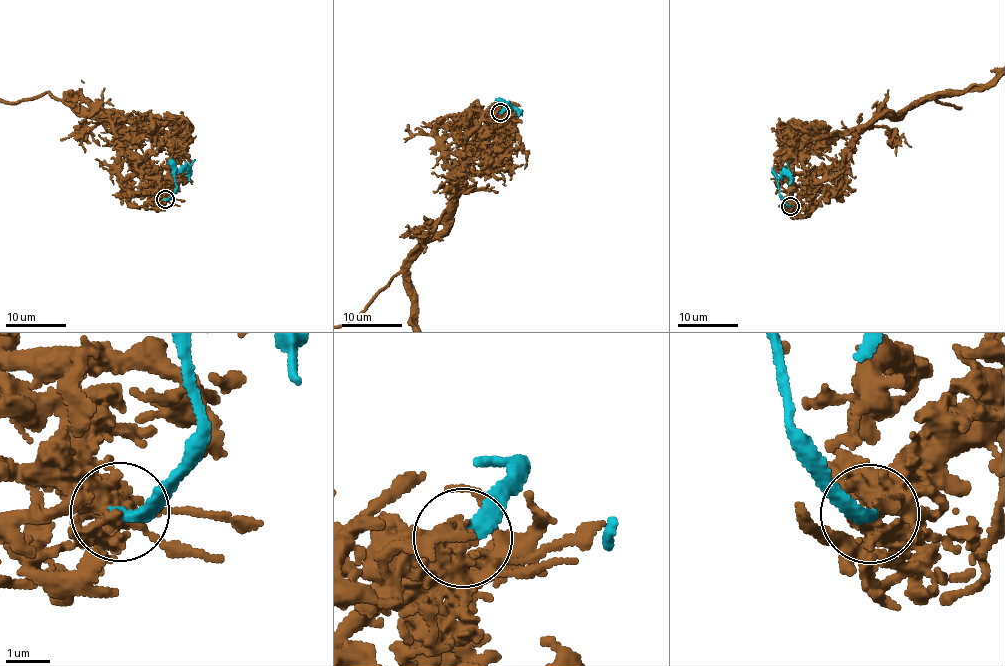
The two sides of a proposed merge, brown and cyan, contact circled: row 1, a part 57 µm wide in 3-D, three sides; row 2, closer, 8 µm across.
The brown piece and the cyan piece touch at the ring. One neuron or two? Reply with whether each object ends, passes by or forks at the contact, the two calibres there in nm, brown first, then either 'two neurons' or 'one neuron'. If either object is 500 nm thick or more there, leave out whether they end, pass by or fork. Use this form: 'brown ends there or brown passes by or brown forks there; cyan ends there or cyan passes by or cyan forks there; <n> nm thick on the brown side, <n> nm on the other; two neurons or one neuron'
600 nm thick on the brown side, 340 nm on the other; one neuron

